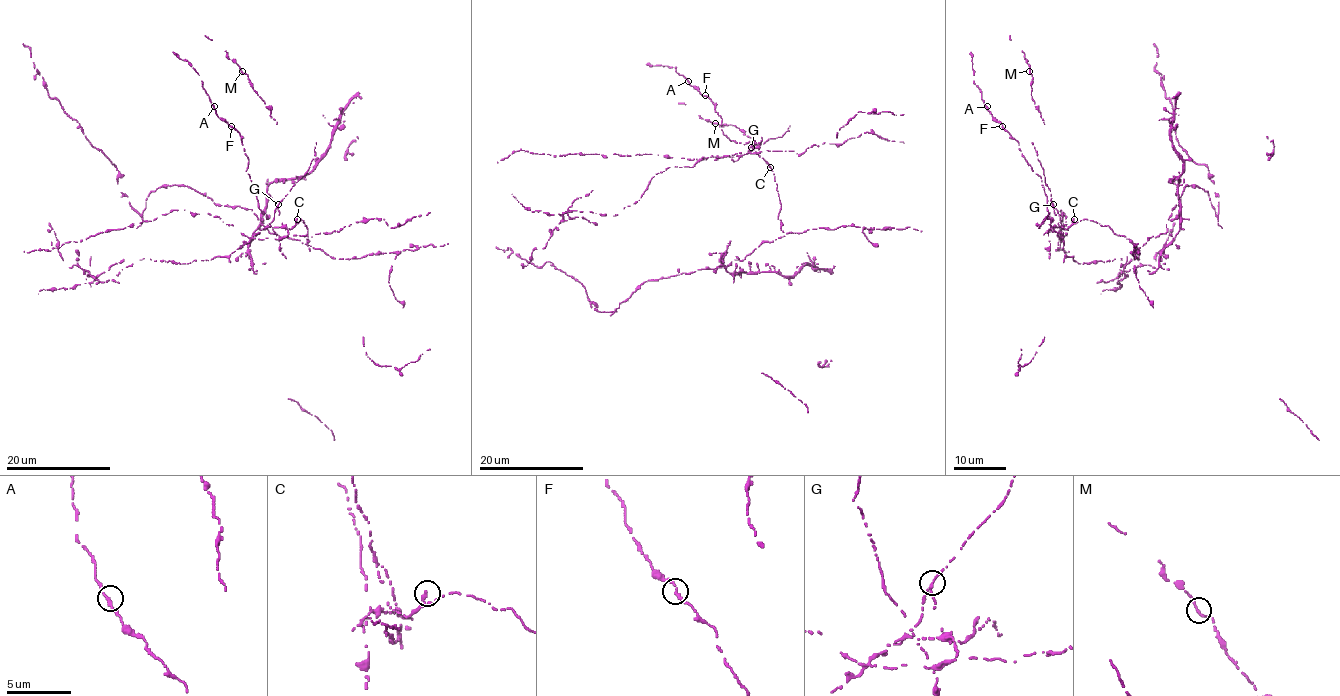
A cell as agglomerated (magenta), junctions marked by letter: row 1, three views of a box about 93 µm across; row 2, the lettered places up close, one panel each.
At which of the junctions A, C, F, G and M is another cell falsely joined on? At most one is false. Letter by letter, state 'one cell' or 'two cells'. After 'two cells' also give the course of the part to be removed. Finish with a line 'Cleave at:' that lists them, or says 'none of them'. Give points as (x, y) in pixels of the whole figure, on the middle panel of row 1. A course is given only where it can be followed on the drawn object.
A: one cell
C: one cell
F: one cell
G: two cells
M: one cell
Cleave at: G

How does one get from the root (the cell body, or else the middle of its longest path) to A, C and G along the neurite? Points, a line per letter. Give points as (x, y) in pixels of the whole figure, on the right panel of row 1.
A: (1139, 247), (1116, 235), (1108, 226), (1087, 219), (1050, 230), (1041, 177), (987, 106)
C: (1139, 247), (1137, 248), (1125, 236), (1116, 235), (1108, 226), (1087, 219), (1074, 223), (1074, 219)
G: (1139, 247), (1116, 235), (1108, 226), (1087, 219), (1066, 228), (1056, 227), (1061, 227), (1061, 220), (1053, 205)

